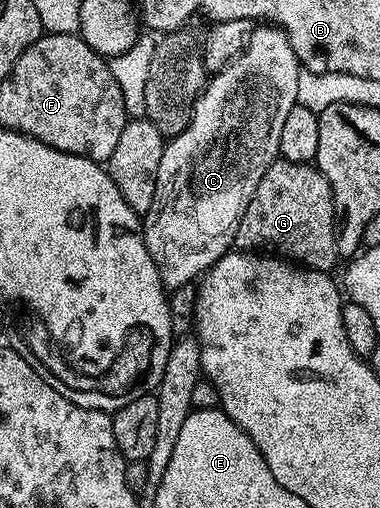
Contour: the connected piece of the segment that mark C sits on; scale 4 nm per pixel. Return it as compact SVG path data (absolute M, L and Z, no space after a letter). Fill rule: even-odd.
M272 25L254 26L247 36L247 42L242 51L233 59L230 59L206 82L205 88L201 90L201 94L193 103L187 126L166 142L163 157L159 157L159 173L155 181L155 201L151 201L151 209L143 216L145 244L159 269L161 280L165 283L166 288L172 289L179 285L193 283L198 277L204 276L205 272L213 264L219 262L224 255L229 254L234 246L239 221L243 221L243 213L249 202L255 197L255 189L259 185L259 181L263 181L263 173L267 173L267 169L279 158L279 137L283 130L283 121L286 119L287 113L291 113L291 109L298 106L297 90L299 89L299 73L301 70L295 49L291 49L289 38L285 36L280 27Z

